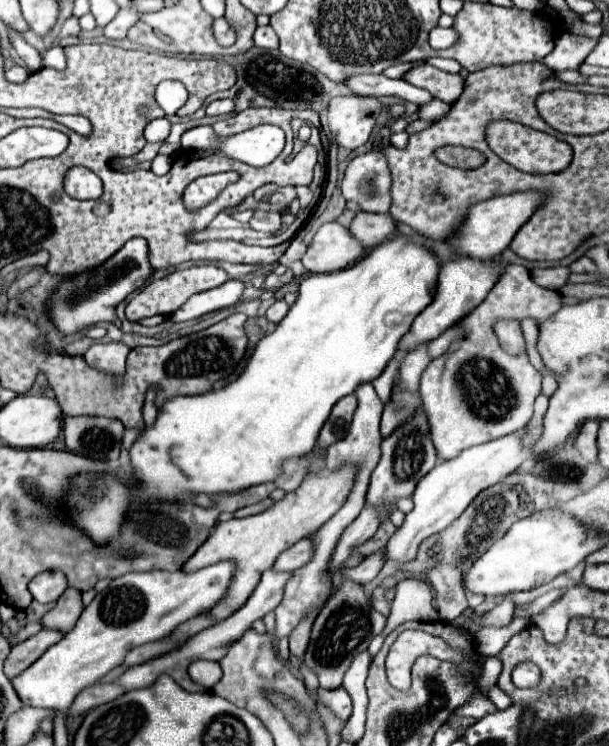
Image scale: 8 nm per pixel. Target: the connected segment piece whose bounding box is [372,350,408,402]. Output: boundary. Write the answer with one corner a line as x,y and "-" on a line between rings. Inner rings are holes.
398,350
396,354
394,354
394,358
388,362
388,366
384,368
384,372
376,378
376,380
372,380
372,386
376,388
376,392
380,394
380,400
382,402
386,402
388,398
390,398
390,390
392,390
392,384
394,384
394,378
396,378
396,374
398,374
398,366
400,366
400,362
402,362
402,358
408,354
408,350

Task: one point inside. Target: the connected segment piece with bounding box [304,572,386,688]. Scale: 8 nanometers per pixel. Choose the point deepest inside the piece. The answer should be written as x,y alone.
344,628

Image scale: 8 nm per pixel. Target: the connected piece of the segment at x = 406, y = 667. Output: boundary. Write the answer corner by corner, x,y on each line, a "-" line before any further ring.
406,630
390,646
390,652
386,658
388,682
398,690
408,689
411,686
411,666
418,656
425,654
440,660
452,660
452,662
460,662
464,658
462,654
446,646
442,638
436,638
420,630

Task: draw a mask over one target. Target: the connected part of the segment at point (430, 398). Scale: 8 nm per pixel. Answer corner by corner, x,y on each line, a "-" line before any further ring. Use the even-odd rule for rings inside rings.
506,266
506,272
486,300
462,320
466,338
454,342
454,346
440,358
434,358
420,378
422,408
440,460
452,460
470,446
502,438
528,424
534,412
534,400
540,394
542,374
526,356
506,354
498,346
492,326
500,318
536,318
538,324
542,324
542,320
550,318
560,308
562,302
558,292
534,284
526,268

